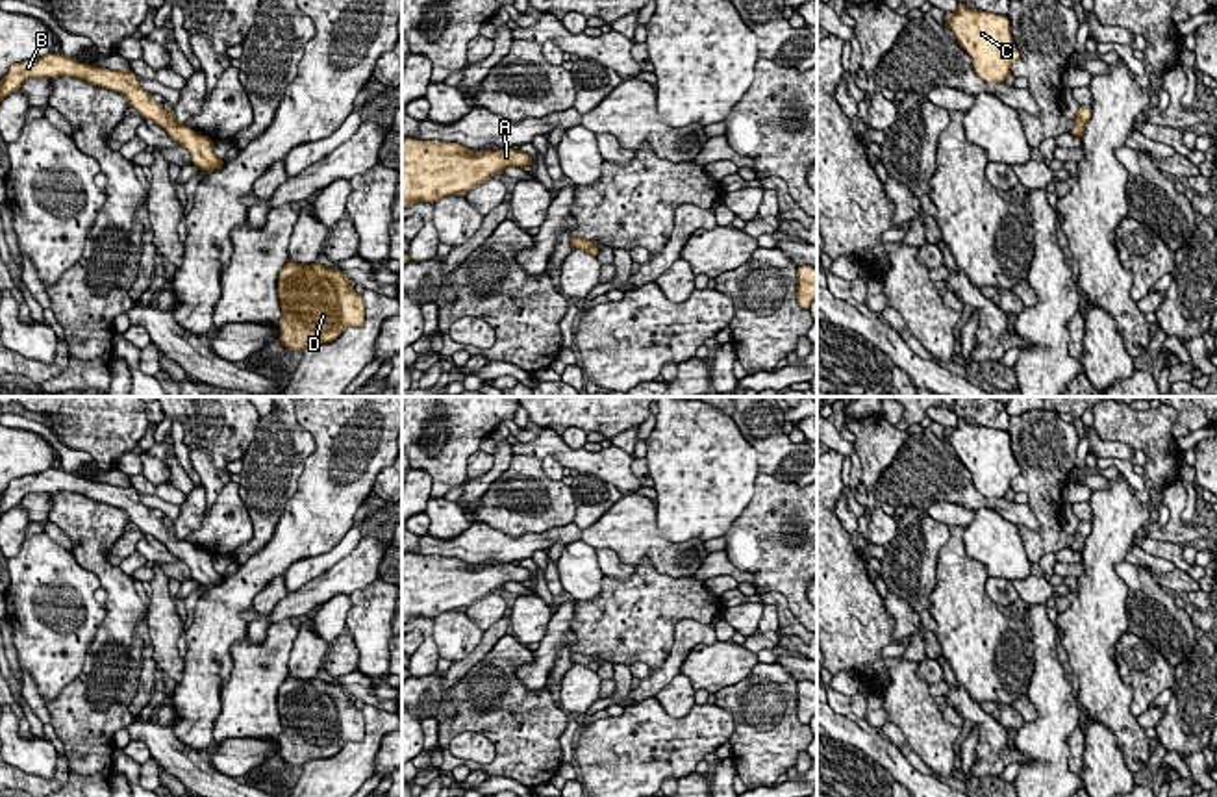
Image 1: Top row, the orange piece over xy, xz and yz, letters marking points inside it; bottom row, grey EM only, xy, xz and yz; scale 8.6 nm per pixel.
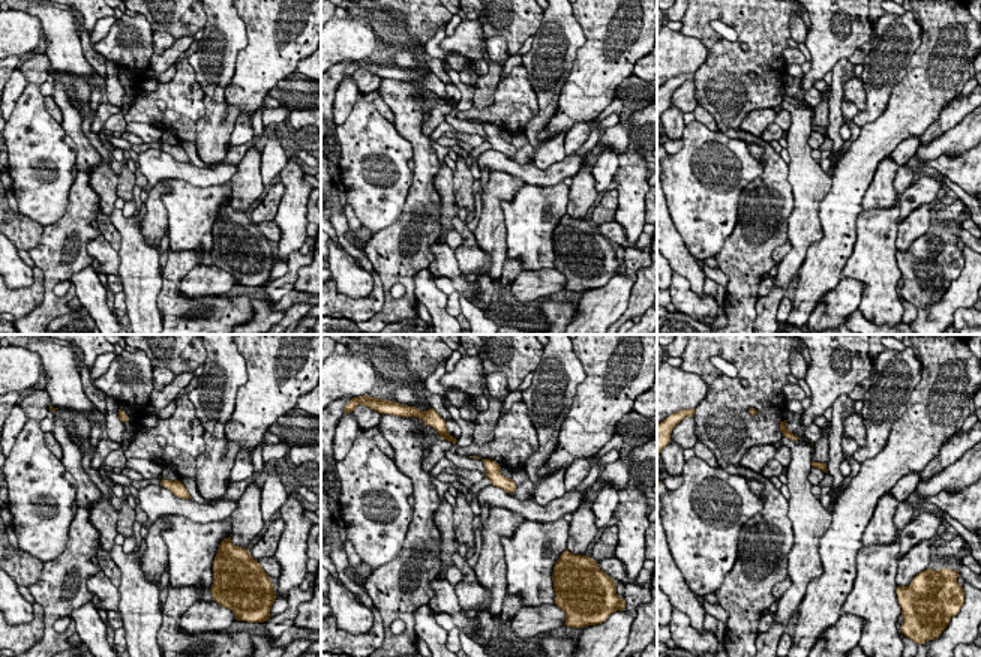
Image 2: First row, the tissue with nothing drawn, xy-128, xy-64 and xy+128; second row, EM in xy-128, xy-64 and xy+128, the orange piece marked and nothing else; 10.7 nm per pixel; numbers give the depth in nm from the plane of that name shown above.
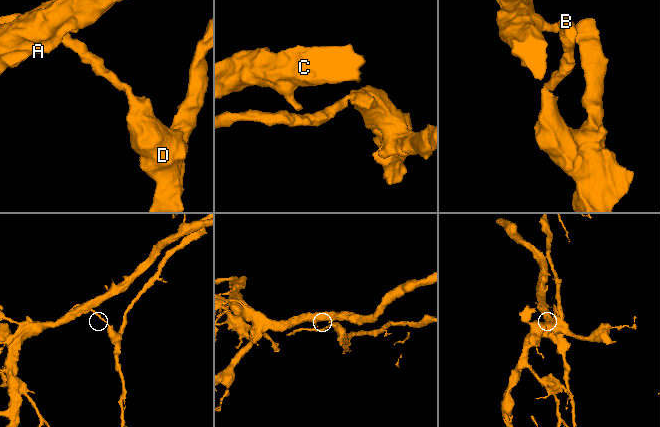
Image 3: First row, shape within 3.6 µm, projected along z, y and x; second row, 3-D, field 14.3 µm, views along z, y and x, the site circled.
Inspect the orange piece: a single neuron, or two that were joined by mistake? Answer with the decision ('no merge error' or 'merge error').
merge error

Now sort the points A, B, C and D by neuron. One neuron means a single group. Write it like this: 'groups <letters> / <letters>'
groups A B C / D

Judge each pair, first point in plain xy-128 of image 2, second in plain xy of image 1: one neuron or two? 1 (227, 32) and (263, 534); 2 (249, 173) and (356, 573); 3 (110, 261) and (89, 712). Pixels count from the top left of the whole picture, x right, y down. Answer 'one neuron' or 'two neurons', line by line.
1: one neuron
2: two neurons
3: two neurons

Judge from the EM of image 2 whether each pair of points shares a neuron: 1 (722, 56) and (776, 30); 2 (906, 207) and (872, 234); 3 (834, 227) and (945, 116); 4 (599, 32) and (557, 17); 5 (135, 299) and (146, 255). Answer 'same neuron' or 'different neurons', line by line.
1: same neuron
2: different neurons
3: different neurons
4: different neurons
5: same neuron

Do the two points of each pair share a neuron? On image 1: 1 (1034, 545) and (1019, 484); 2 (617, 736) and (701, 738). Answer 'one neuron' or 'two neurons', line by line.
1: one neuron
2: one neuron

